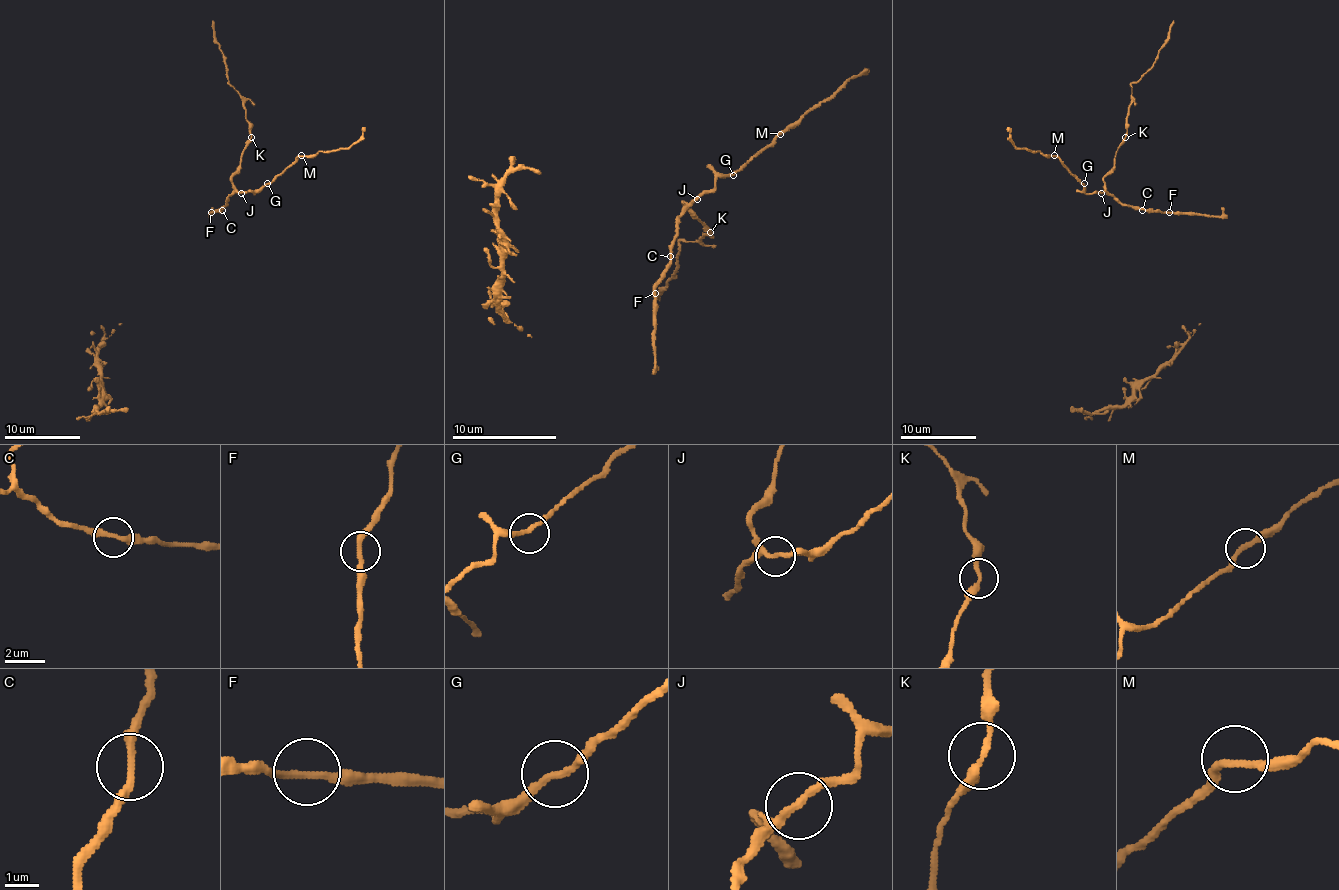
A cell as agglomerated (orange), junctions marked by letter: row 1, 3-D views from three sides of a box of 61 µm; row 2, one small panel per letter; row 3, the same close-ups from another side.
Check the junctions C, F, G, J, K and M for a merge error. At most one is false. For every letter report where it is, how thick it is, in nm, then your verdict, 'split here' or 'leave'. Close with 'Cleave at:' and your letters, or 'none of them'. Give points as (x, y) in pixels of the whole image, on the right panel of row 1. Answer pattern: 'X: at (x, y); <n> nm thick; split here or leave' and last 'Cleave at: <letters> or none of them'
C: at (1142, 210); 260 nm thick; leave
F: at (1169, 212); 240 nm thick; leave
G: at (1084, 183); 200 nm thick; leave
J: at (1101, 193); 240 nm thick; leave
K: at (1125, 137); 240 nm thick; leave
M: at (1054, 155); 200 nm thick; leave
Cleave at: none of them

